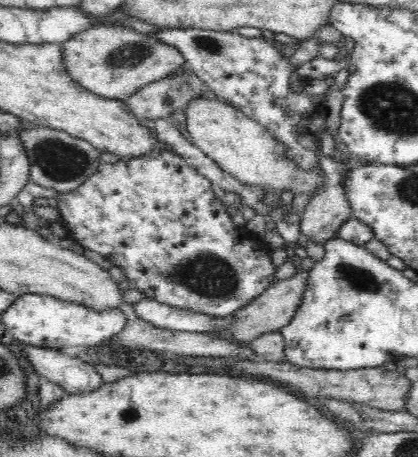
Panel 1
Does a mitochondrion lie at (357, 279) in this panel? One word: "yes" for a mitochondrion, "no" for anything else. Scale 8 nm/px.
yes

